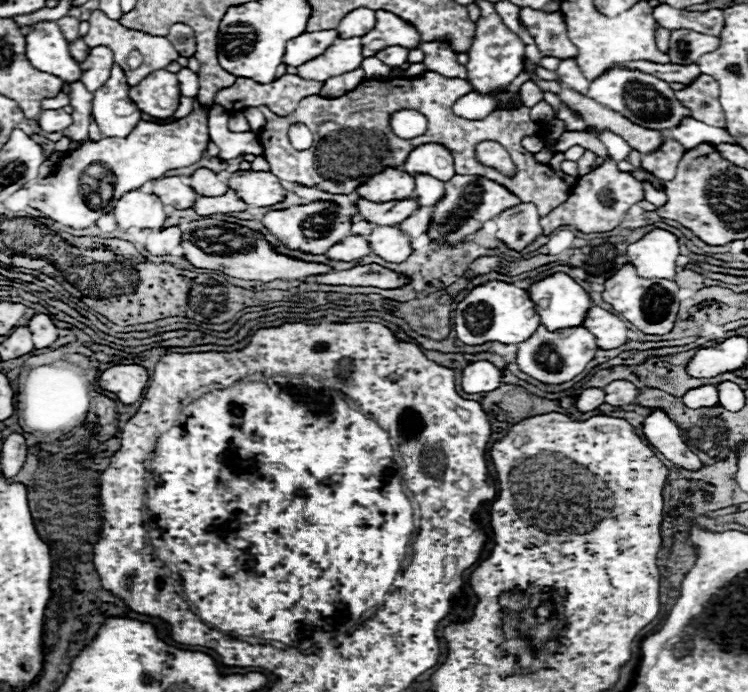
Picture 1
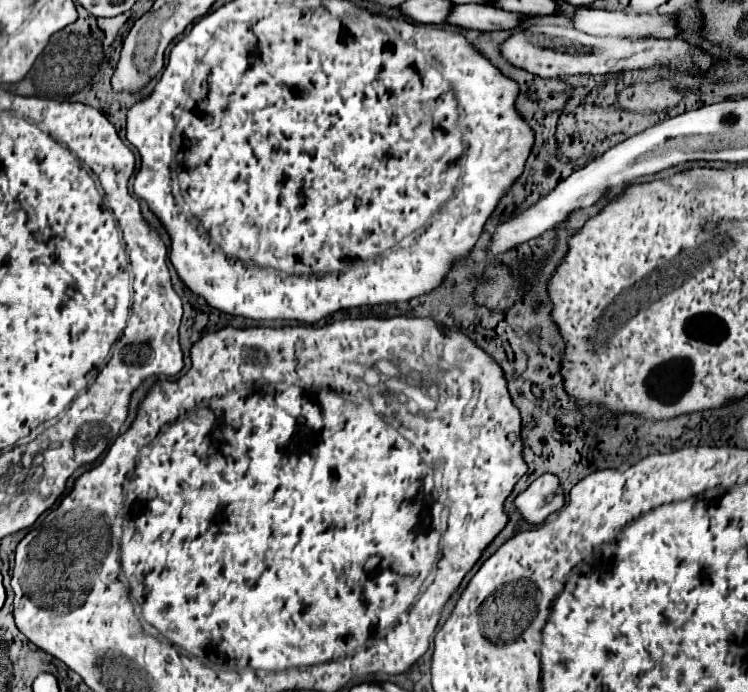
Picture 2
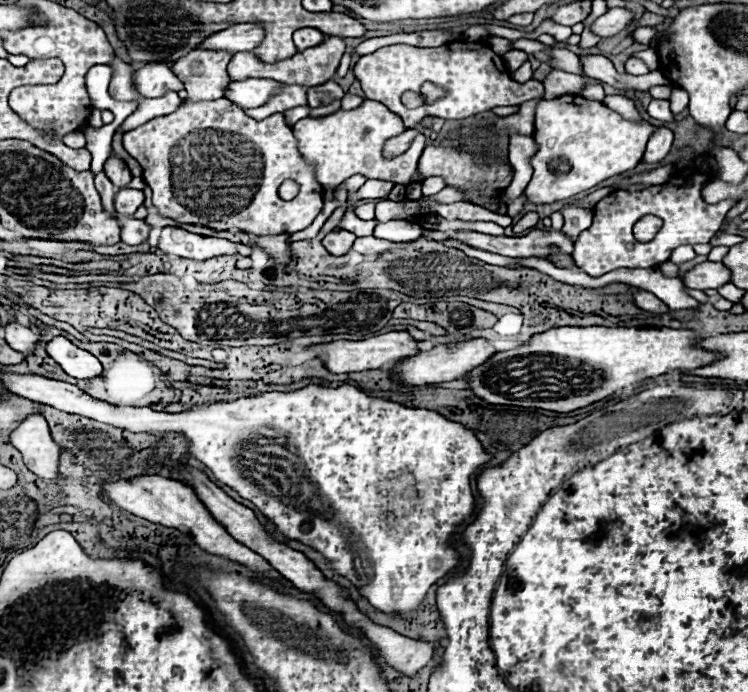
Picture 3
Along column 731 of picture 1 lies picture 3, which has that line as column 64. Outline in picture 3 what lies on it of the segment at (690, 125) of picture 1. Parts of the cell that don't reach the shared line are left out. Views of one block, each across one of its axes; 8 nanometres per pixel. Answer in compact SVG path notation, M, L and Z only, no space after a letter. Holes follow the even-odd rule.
M68 132L64 136L64 144L72 146L72 148L82 148L82 146L86 146L86 136L84 136L84 132Z

